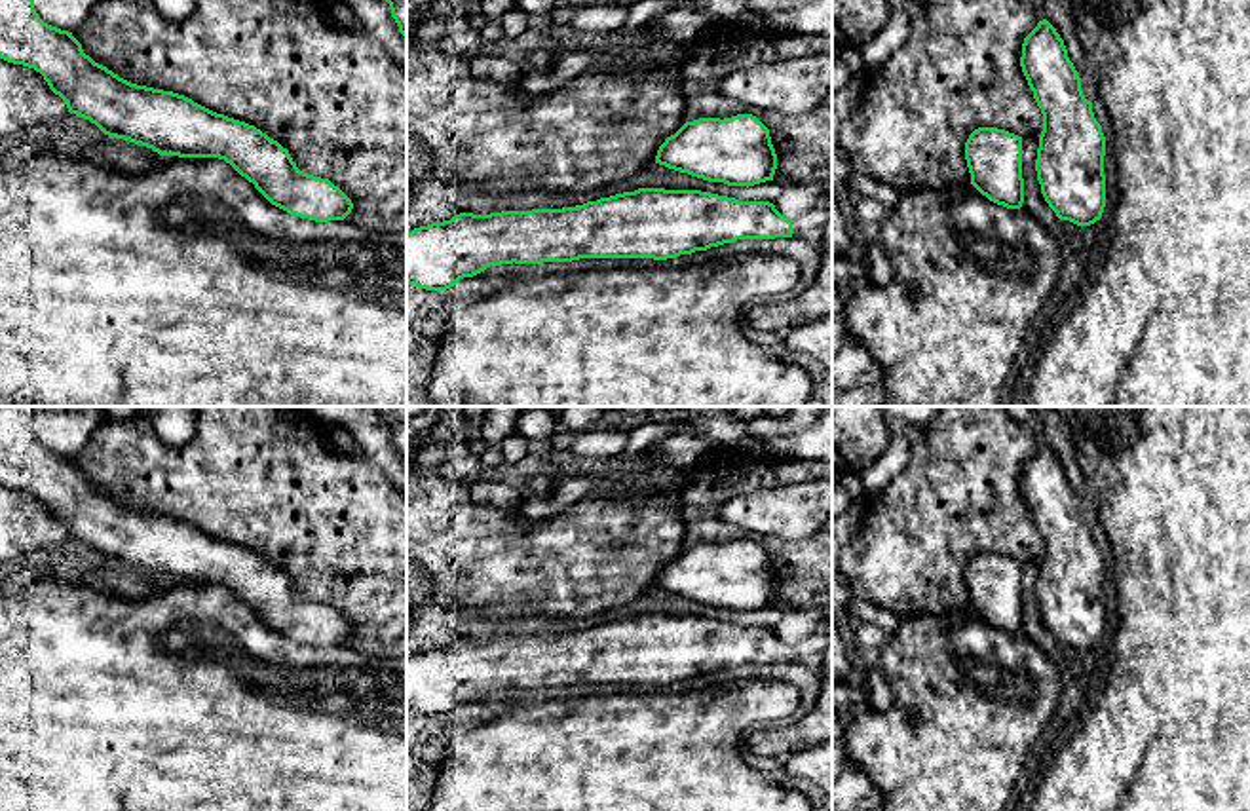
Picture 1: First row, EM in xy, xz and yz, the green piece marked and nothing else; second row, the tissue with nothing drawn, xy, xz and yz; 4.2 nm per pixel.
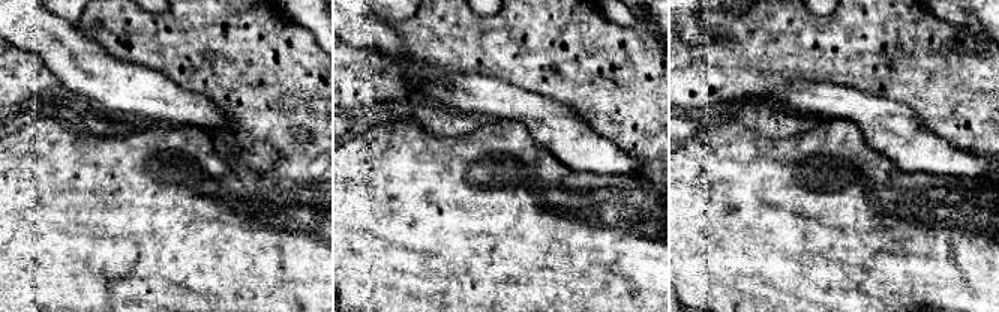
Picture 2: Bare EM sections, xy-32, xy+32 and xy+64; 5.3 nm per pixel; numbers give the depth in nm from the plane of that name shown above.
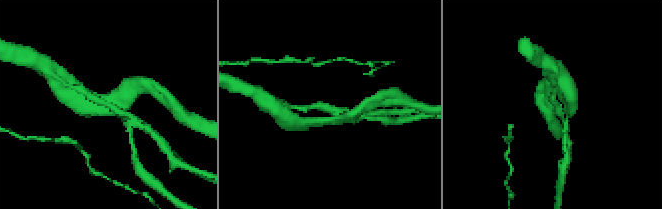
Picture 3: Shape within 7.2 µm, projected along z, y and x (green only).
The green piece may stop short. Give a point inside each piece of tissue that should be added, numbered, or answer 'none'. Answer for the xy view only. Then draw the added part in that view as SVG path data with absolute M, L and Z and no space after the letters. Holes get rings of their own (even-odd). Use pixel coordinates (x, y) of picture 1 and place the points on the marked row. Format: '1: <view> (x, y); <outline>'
none

